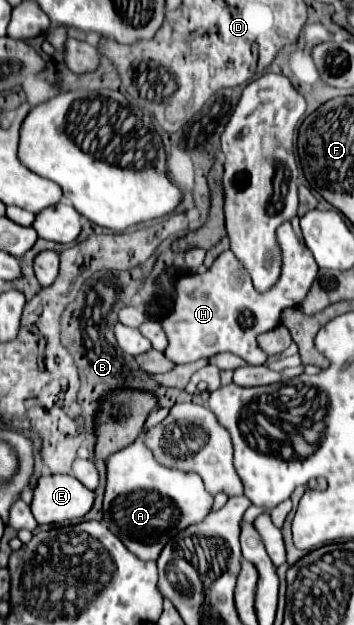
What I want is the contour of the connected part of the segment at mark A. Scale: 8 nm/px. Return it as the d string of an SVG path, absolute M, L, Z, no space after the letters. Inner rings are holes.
M142 437L130 447L106 459L106 491L102 515L108 529L142 561L156 561L162 547L184 527L198 523L210 513L212 495L204 489L196 473L182 473L162 467L150 451L146 451Z

